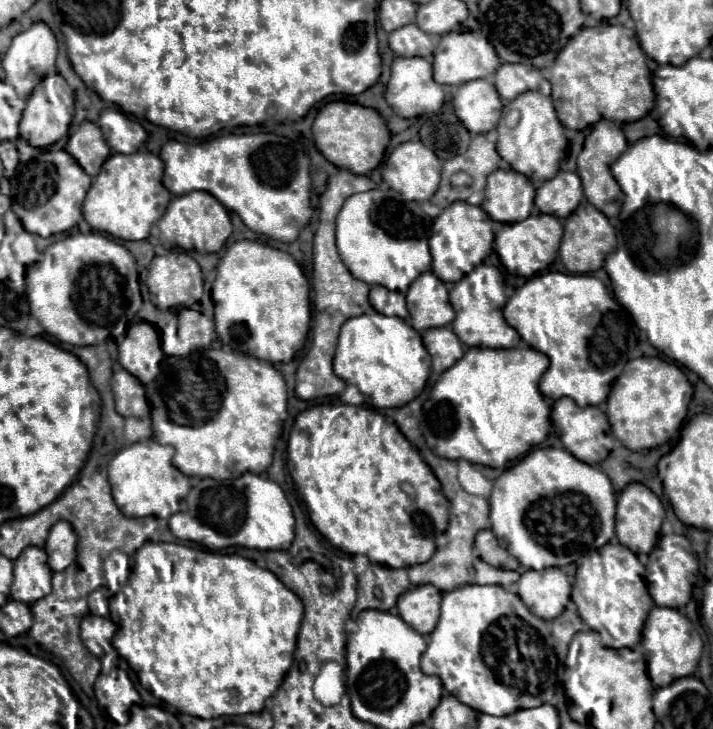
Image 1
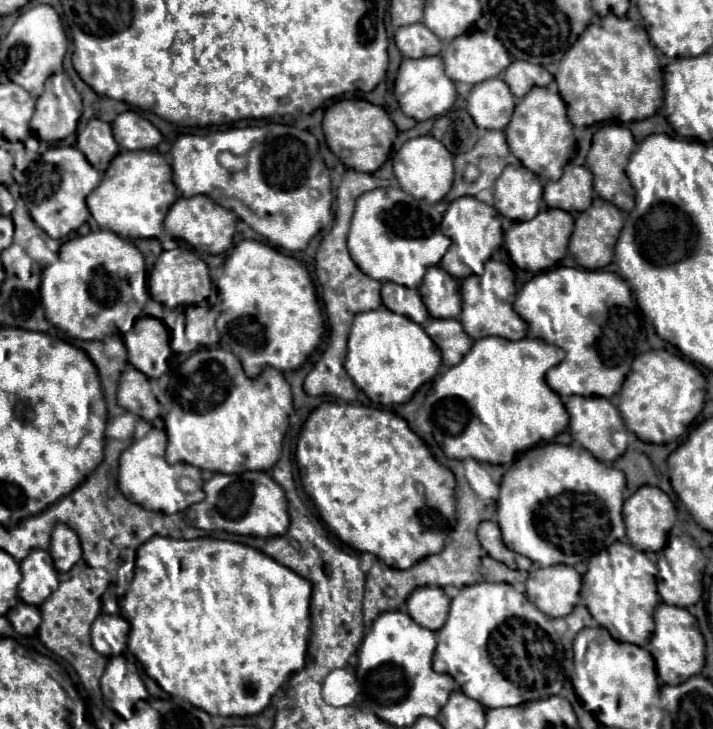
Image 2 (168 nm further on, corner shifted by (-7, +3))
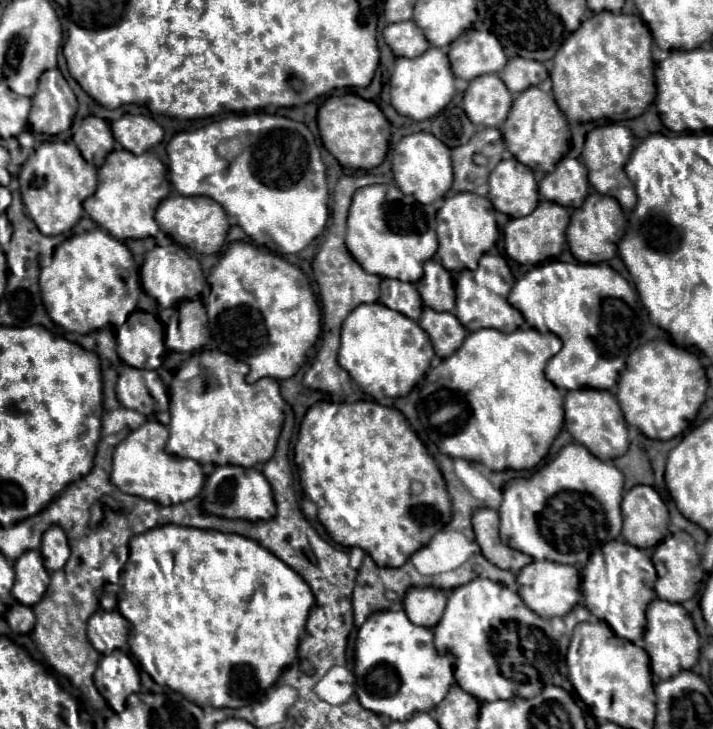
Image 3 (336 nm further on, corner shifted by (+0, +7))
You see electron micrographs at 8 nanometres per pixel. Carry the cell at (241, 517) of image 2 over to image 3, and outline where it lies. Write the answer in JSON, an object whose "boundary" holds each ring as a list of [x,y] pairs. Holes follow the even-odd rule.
{"boundary":[[[235,465],[217,467],[205,481],[203,489],[203,509],[205,513],[213,513],[229,519],[247,519],[247,521],[267,521],[275,515],[275,501],[271,487],[263,473],[257,469],[245,469]]]}

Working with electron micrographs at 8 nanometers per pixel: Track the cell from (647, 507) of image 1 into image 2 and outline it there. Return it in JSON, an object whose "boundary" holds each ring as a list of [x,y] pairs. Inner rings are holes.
{"boundary":[[[644,485],[634,495],[630,495],[626,499],[622,515],[624,515],[624,523],[626,523],[626,535],[636,549],[640,549],[640,551],[660,551],[666,545],[668,531],[674,525],[676,509],[674,509],[674,503],[670,501],[670,497],[662,489],[652,487],[652,485]]]}

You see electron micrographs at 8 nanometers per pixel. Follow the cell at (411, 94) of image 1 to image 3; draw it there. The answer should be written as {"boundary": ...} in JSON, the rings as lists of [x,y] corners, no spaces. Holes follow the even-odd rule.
{"boundary":[[[429,47],[423,55],[415,59],[399,57],[395,61],[395,71],[391,75],[391,105],[399,115],[411,117],[415,121],[429,119],[441,113],[447,107],[447,103],[455,97],[453,81],[455,77],[453,71],[449,69],[449,59],[437,47]]]}

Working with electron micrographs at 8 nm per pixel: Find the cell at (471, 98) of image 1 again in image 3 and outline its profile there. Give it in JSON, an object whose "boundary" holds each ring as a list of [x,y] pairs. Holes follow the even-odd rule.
{"boundary":[[[497,75],[477,77],[463,95],[463,109],[475,125],[499,127],[509,115],[513,95]]]}

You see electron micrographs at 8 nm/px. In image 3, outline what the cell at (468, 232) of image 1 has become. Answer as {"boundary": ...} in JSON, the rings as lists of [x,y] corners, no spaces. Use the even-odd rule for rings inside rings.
{"boundary":[[[457,193],[445,197],[443,207],[437,213],[437,239],[439,251],[437,259],[449,271],[477,269],[477,261],[483,253],[487,253],[499,237],[495,223],[495,209],[487,197],[479,197],[475,193]]]}

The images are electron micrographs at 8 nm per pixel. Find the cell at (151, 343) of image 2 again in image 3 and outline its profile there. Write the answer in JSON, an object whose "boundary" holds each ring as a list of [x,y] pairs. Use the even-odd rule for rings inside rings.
{"boundary":[[[135,311],[117,331],[119,357],[137,369],[157,369],[165,355],[165,331],[155,315]]]}

